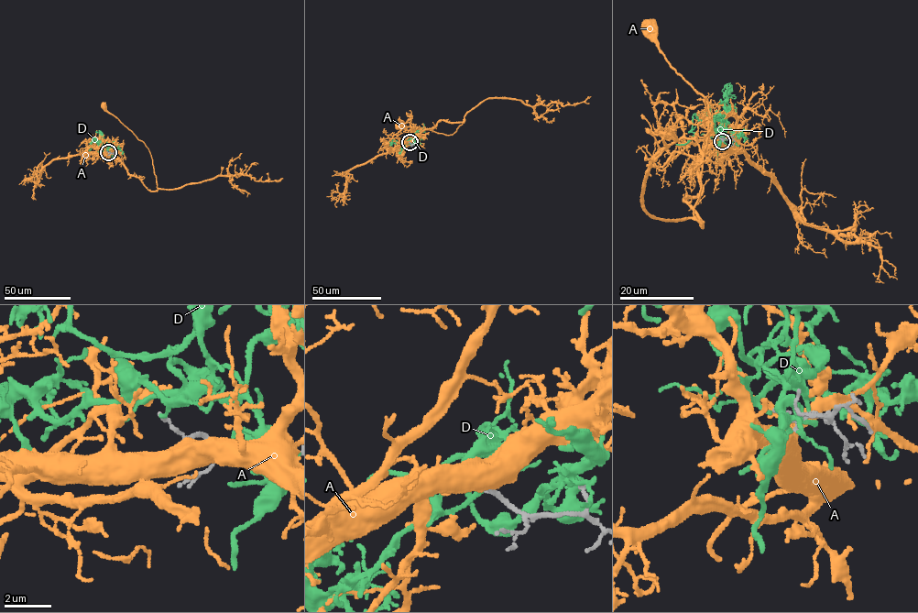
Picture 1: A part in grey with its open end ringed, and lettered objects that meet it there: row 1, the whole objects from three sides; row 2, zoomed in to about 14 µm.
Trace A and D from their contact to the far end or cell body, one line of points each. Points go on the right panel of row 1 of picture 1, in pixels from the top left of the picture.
A: (722, 141), (699, 159), (701, 192), (684, 200), (701, 227), (693, 205), (709, 109), (668, 63), (649, 27)
D: (718, 137), (709, 126), (715, 130), (721, 123), (700, 120), (693, 114), (689, 132), (696, 136), (675, 144)

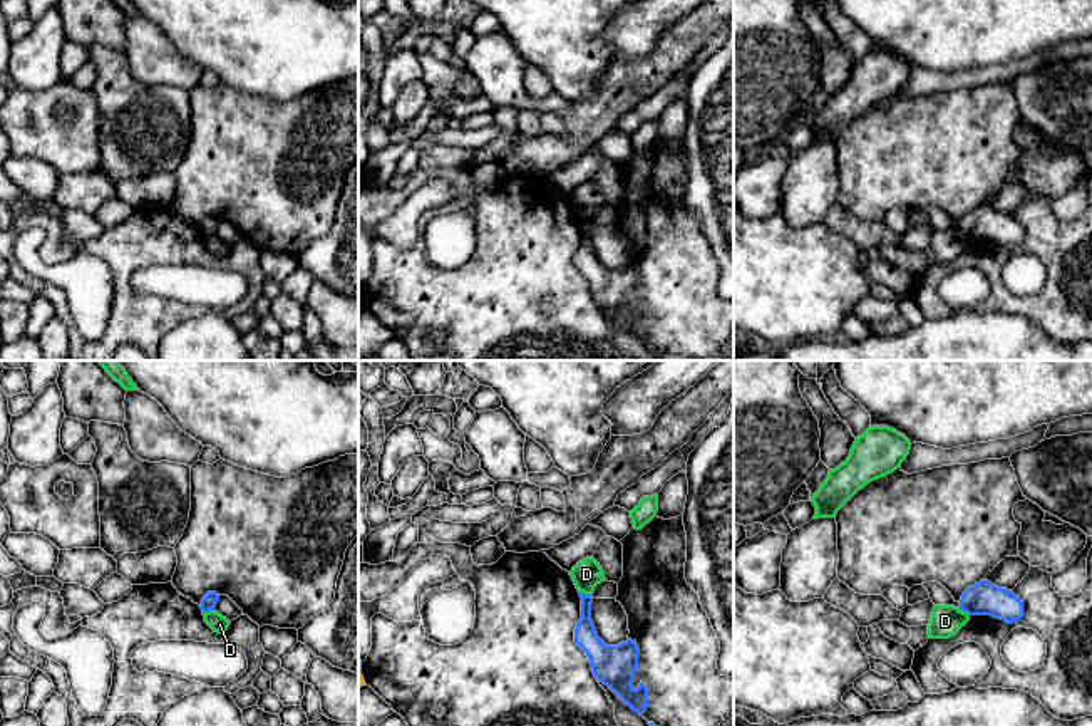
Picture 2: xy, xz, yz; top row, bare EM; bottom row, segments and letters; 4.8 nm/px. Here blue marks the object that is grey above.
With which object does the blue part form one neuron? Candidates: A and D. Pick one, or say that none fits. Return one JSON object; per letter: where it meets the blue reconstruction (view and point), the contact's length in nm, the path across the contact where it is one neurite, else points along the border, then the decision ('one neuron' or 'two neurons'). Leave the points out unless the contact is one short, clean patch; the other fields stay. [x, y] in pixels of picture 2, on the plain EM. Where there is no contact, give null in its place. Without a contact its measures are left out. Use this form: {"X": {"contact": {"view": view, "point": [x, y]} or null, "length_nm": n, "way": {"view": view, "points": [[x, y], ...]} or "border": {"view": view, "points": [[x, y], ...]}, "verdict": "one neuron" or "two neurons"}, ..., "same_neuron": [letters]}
{"A": {"contact": null, "verdict": "one neuron"}, "D": {"contact": {"view": "xz", "point": [585, 218]}, "length_nm": 70, "border": {"view": "xz", "points": [[580, 215], [592, 222]]}, "verdict": "two neurons"}, "same_neuron": ["A"]}

